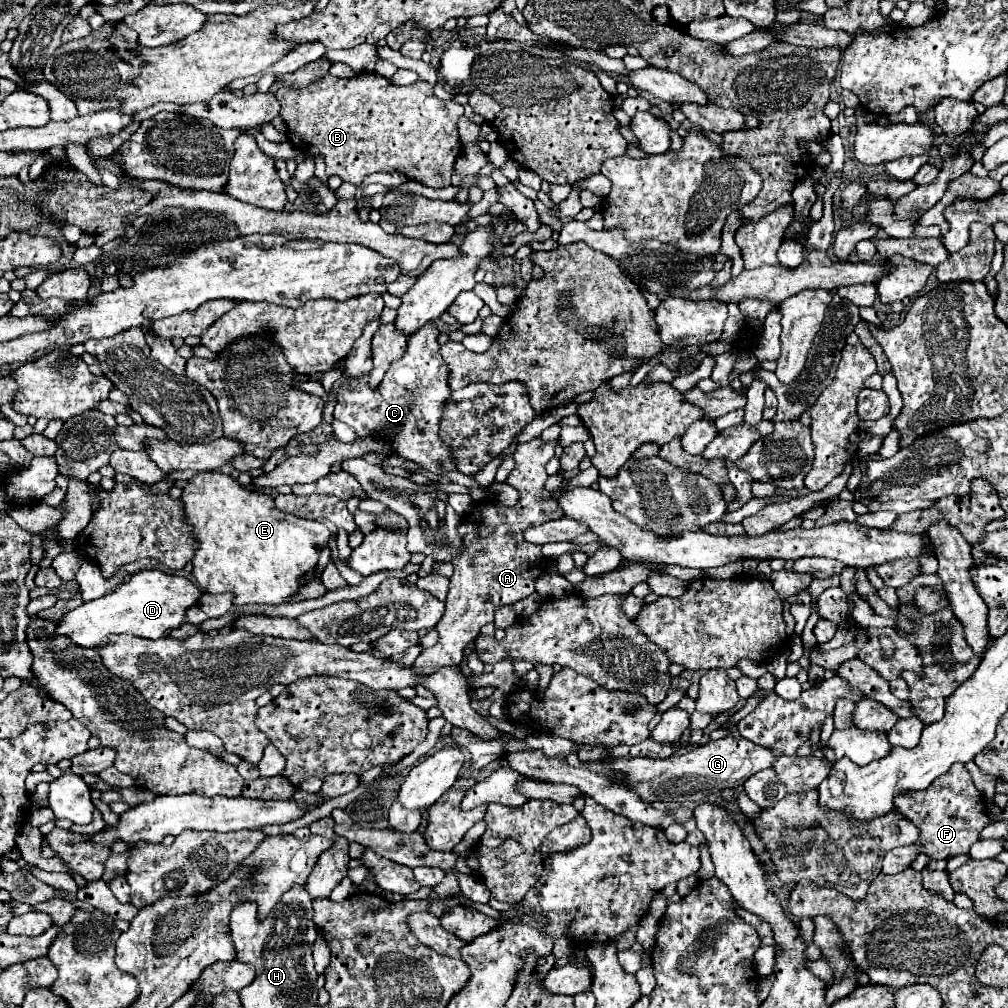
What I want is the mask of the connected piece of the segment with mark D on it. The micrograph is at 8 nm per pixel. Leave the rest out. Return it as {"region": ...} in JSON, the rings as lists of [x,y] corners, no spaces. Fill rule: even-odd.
{"region":[[[146,569],[134,573],[116,591],[68,611],[58,623],[56,631],[60,635],[68,635],[80,647],[92,649],[104,645],[110,633],[130,633],[146,639],[160,639],[168,629],[176,629],[186,621],[186,611],[196,605],[200,597],[202,591],[186,577],[166,575],[158,569]]]}

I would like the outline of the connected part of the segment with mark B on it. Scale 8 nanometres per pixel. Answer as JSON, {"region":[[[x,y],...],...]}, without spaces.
{"region":[[[358,73],[350,79],[326,75],[306,89],[278,89],[276,99],[282,105],[280,117],[288,127],[288,141],[306,155],[324,155],[326,175],[338,175],[342,181],[360,185],[364,177],[376,171],[398,171],[432,189],[450,187],[454,161],[462,151],[456,123],[464,115],[464,107],[454,99],[438,99],[426,81],[398,87],[376,73]]]}

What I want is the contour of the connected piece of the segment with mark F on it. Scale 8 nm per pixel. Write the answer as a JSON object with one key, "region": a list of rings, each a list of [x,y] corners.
{"region":[[[962,763],[958,765],[952,765],[942,777],[938,777],[928,789],[924,791],[918,791],[918,793],[912,793],[910,797],[910,807],[908,809],[908,793],[902,793],[894,799],[894,805],[896,805],[896,811],[900,811],[902,815],[906,815],[910,821],[914,821],[920,829],[922,829],[922,835],[918,839],[920,843],[920,853],[926,853],[930,855],[932,859],[950,859],[954,855],[960,855],[960,853],[968,853],[970,847],[978,841],[978,833],[986,827],[986,801],[984,797],[980,795],[980,791],[974,787],[968,771],[964,769]]]}

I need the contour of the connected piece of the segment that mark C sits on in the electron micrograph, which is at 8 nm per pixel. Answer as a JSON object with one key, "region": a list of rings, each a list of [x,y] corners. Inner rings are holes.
{"region":[[[436,323],[424,325],[418,333],[408,337],[404,357],[390,365],[384,381],[374,391],[374,399],[358,399],[358,385],[354,389],[338,391],[334,417],[350,425],[358,437],[382,435],[394,445],[394,453],[418,463],[424,469],[436,471],[442,463],[442,473],[456,469],[452,453],[438,437],[438,423],[442,417],[442,403],[452,395],[448,385],[448,365],[440,355]]]}

